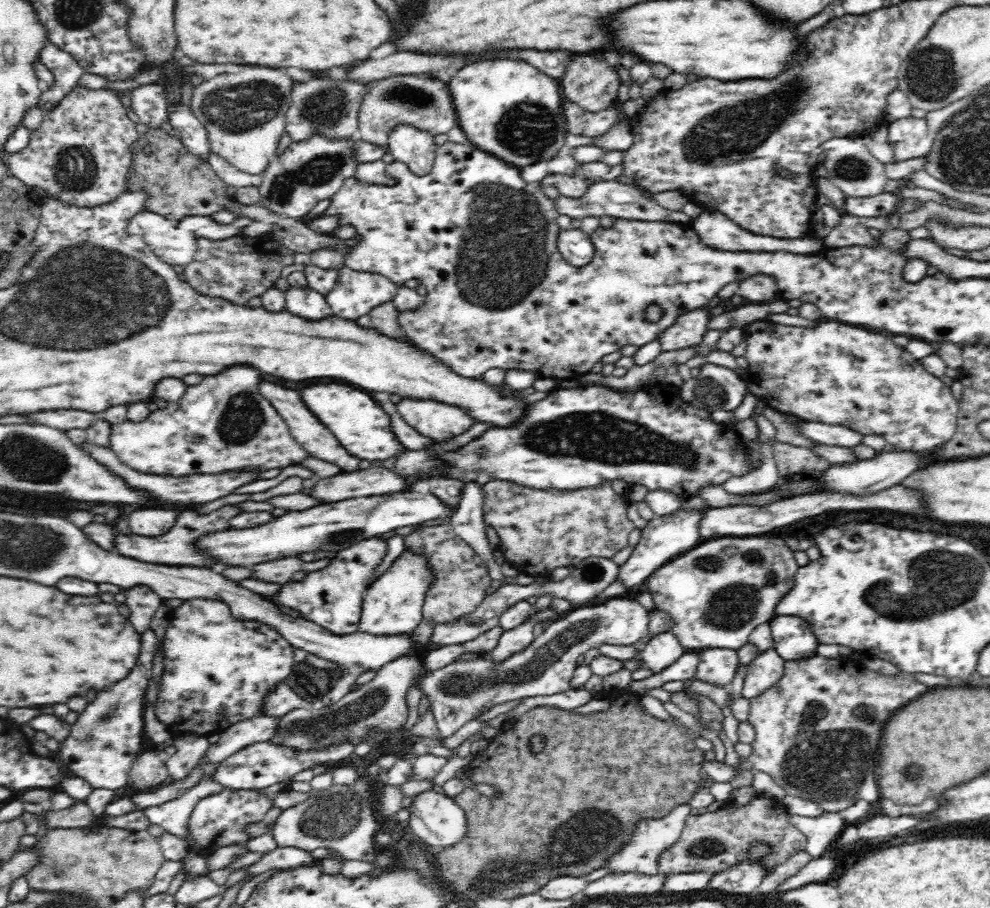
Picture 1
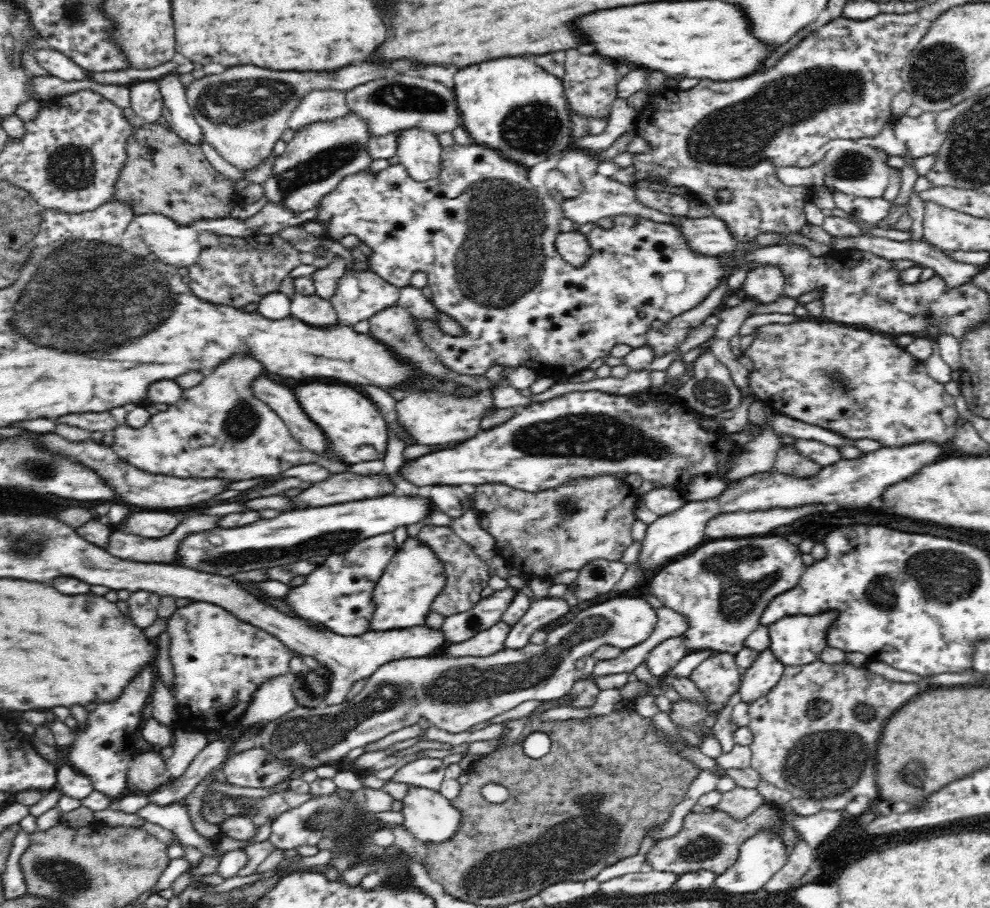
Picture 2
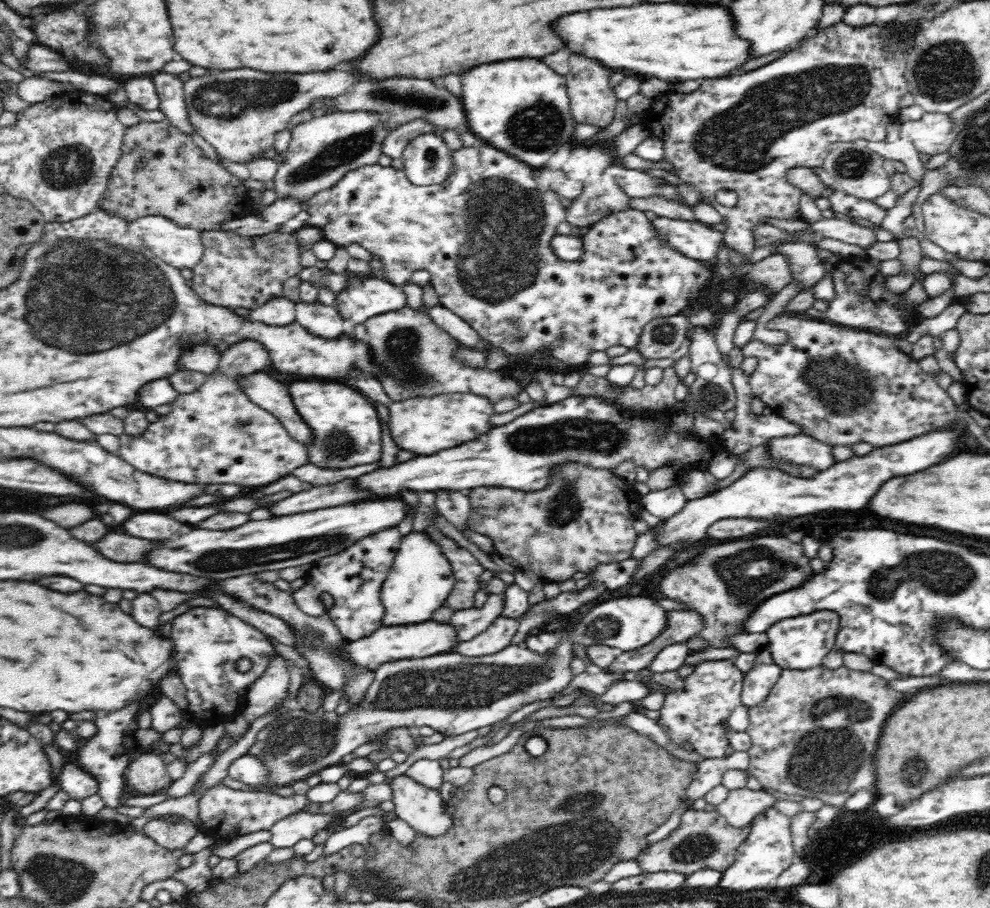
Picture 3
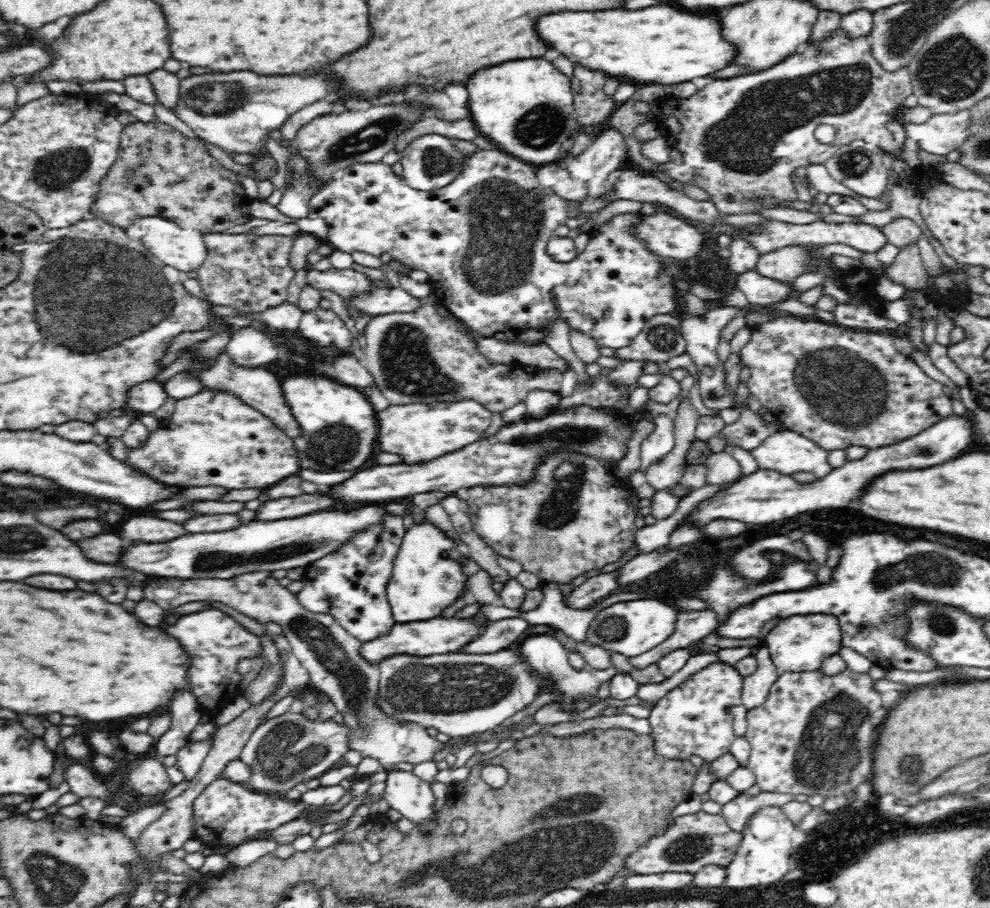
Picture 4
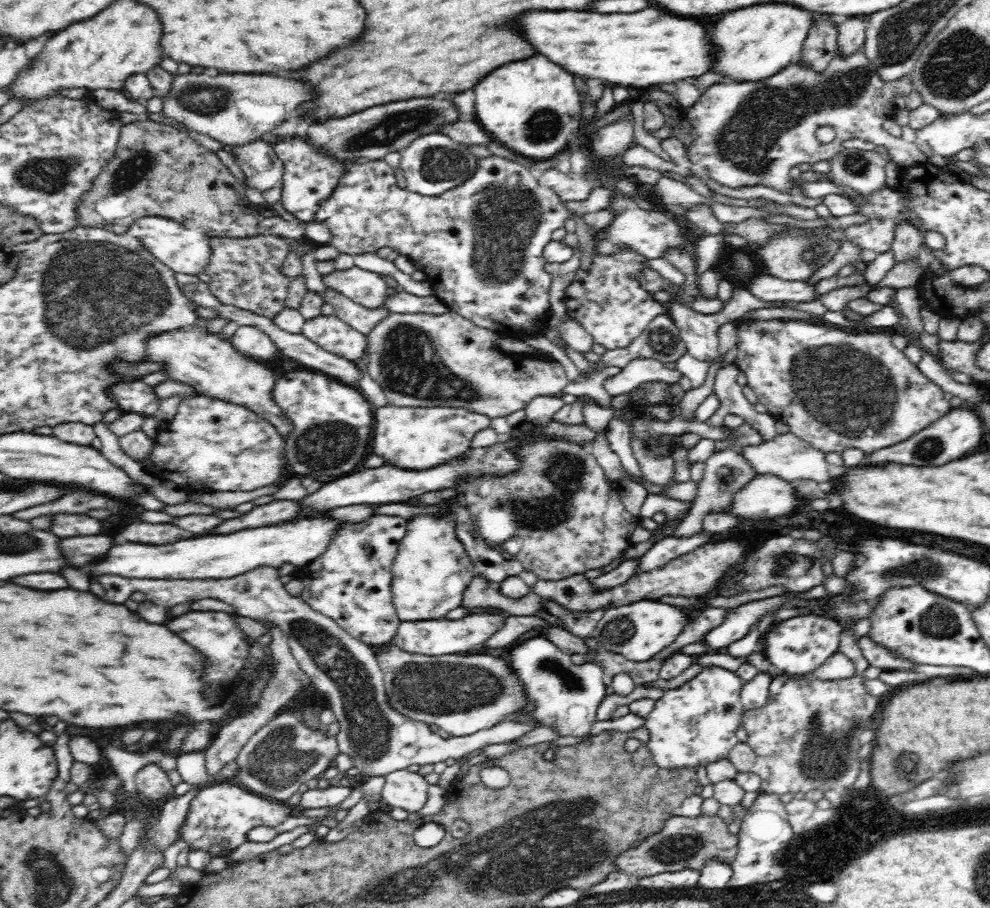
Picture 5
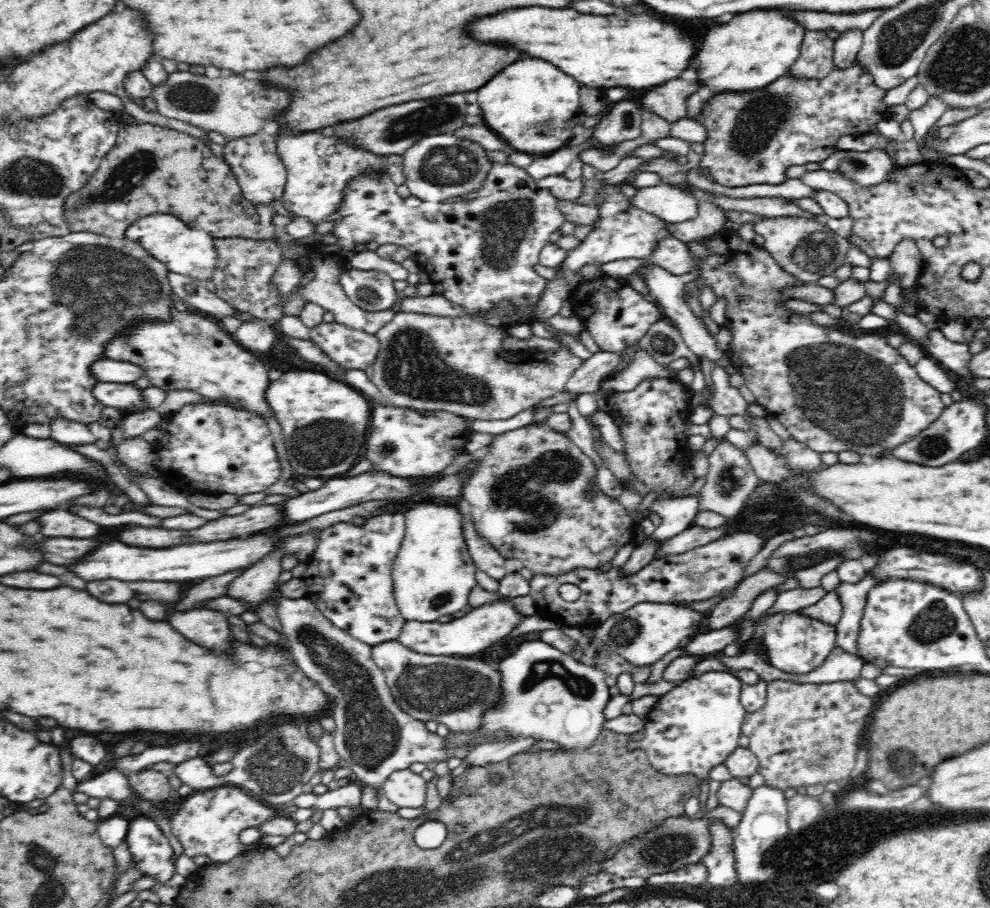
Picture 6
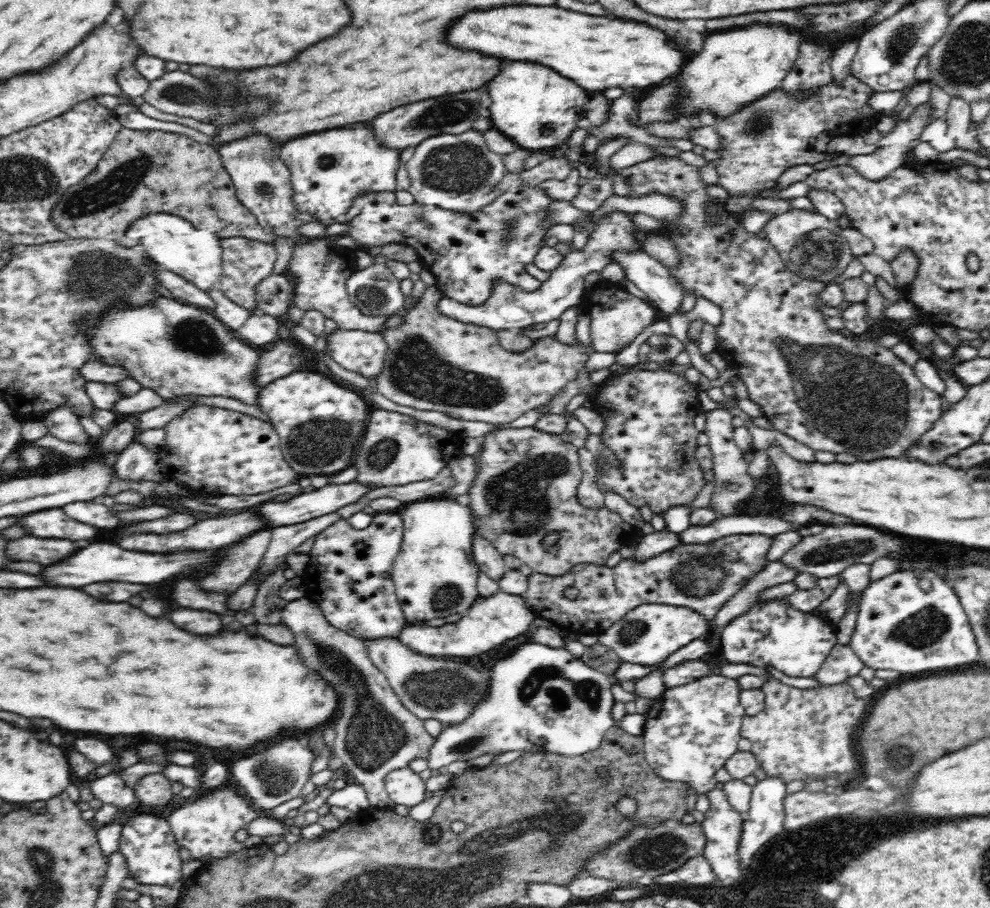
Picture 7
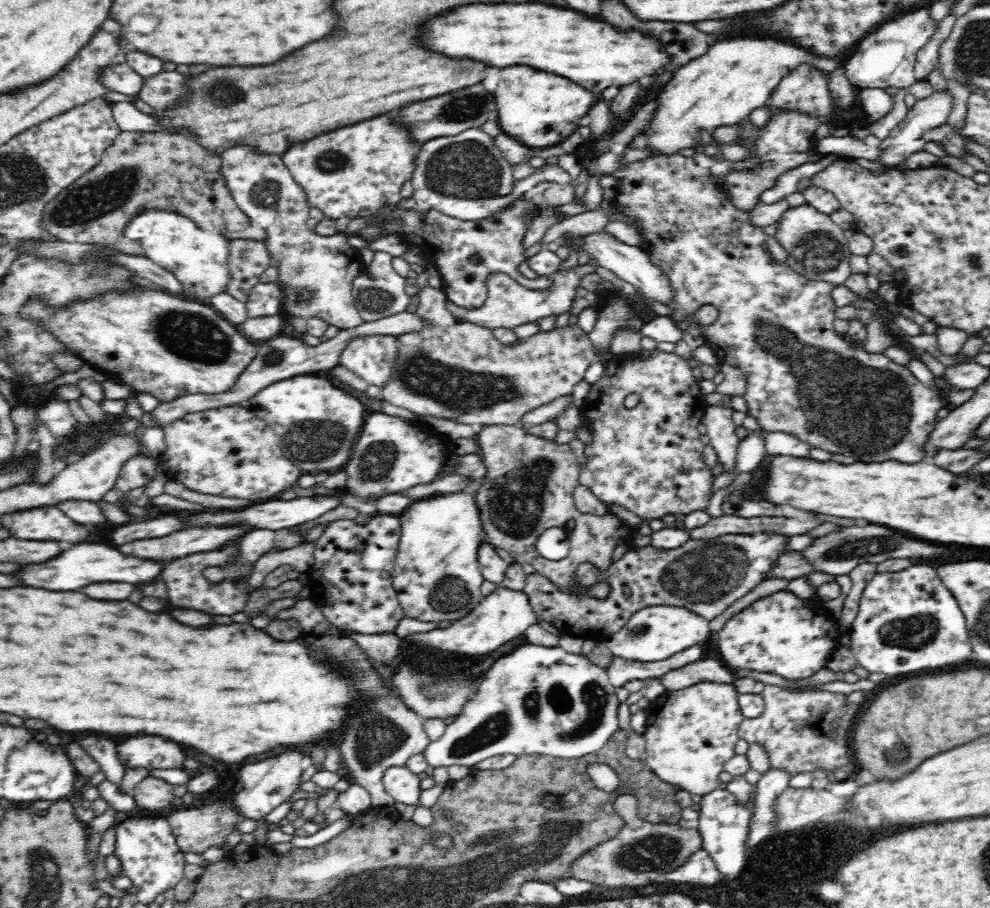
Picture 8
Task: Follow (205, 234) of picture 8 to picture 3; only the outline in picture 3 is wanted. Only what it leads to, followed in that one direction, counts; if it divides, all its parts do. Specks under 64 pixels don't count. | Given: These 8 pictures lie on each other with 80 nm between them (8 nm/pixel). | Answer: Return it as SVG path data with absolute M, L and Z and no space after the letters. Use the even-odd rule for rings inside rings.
M145 216L129 224L136 238L142 239L143 246L152 251L161 261L182 270L194 268L202 256L204 245L201 231L182 228L163 216Z

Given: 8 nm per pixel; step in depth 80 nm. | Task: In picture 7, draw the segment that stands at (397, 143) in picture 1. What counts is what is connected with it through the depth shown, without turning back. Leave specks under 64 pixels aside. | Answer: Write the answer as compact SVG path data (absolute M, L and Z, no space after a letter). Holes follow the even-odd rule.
M475 129L457 135L431 136L416 147L414 155L406 162L411 180L409 192L421 205L456 213L481 211L497 199L495 188L508 173L502 157L488 148L483 133Z

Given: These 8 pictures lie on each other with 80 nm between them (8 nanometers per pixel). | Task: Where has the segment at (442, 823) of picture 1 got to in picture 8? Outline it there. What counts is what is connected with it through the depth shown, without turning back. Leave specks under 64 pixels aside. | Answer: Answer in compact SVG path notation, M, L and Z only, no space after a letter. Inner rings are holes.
M404 766L388 768L383 775L383 788L396 802L405 805L417 804L420 797L420 778Z

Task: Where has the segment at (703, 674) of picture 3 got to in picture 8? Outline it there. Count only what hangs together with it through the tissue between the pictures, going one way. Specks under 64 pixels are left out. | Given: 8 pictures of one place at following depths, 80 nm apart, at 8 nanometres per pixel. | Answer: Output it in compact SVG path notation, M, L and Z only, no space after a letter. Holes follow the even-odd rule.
M702 681L700 684L690 685L677 691L668 691L658 698L651 700L647 709L647 723L645 726L646 756L645 763L651 772L667 784L672 784L692 795L709 794L719 789L720 773L724 763L734 754L734 746L738 738L740 723L745 719L740 712L734 685L720 684L714 681Z

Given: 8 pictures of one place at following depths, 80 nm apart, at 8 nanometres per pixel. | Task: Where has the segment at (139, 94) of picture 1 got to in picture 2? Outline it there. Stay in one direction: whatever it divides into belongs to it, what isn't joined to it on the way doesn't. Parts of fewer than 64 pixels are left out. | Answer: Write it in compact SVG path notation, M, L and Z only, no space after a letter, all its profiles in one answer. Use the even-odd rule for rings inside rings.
M138 80L127 85L131 107L146 122L158 121L163 116L163 98L156 80Z

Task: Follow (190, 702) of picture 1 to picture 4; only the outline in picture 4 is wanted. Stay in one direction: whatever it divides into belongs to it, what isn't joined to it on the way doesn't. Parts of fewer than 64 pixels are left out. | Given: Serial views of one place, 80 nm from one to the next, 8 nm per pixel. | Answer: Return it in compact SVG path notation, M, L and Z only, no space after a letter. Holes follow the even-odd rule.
M202 610L202 612L194 612L194 614L186 614L182 618L178 618L178 622L174 626L166 628L168 634L172 634L174 638L180 640L180 644L184 646L184 650L190 654L190 684L192 684L192 694L198 700L198 708L202 715L215 718L219 712L239 696L239 686L242 676L238 672L238 663L245 658L252 658L262 654L262 645L260 645L260 637L254 635L244 628L238 621L234 620L229 614L221 610Z

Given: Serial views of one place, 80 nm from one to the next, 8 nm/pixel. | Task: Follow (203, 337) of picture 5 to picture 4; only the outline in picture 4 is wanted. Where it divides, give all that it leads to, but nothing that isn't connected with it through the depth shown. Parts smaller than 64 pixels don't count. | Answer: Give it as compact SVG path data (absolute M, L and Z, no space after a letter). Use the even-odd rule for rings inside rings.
M187 346L182 352L180 356L191 356L192 362L192 366L186 368L183 372L196 377L200 381L202 389L230 393L234 397L238 397L240 401L258 410L264 416L270 417L274 425L289 437L294 438L300 434L300 426L295 420L294 415L292 415L290 407L286 405L286 399L282 396L280 382L278 382L278 378L272 372L268 372L268 370L260 367L246 368L245 366L232 363L232 359L230 359L230 355L226 353L226 350L223 350L214 361L200 359L196 355L196 349L193 346Z

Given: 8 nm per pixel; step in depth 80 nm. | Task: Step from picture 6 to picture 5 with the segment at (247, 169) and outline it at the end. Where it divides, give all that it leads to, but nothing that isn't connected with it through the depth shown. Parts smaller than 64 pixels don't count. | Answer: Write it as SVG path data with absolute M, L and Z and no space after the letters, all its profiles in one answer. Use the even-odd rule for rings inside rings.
M256 138L246 144L231 146L230 154L244 175L246 187L262 194L284 184L284 165L272 143Z

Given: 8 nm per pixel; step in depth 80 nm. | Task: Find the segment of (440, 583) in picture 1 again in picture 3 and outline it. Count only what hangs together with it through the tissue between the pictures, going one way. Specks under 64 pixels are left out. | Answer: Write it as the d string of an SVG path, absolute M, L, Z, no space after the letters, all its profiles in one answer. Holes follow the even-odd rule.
M433 524L425 531L441 544L456 579L455 587L443 606L450 606L456 611L469 609L474 604L474 594L478 592L478 578L485 570L484 566L468 550L458 547L456 542L442 535Z

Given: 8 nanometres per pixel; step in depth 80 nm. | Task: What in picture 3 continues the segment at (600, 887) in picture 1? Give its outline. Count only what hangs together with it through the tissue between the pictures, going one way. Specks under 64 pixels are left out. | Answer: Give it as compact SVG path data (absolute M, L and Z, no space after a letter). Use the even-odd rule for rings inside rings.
M679 872L642 873L622 878L614 883L613 890L618 892L642 892L648 890L676 890L685 886L687 874Z

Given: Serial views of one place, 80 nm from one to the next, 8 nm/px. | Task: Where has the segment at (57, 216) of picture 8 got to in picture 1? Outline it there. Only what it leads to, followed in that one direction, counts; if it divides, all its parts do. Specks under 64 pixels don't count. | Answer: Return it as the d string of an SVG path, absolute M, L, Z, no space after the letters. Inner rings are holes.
M165 126L148 127L144 134L138 134L138 140L132 144L132 164L130 164L126 191L144 191L146 202L144 210L169 217L170 220L181 221L186 216L212 216L225 210L233 198L226 191L228 185L216 175L208 159L204 160L192 154L184 143L170 132Z

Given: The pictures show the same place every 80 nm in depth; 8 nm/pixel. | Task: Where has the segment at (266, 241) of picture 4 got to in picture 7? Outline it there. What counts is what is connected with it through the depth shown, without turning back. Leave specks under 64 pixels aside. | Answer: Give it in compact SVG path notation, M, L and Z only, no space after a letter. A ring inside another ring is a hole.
M224 236L221 240L223 273L218 282L218 289L225 294L228 299L238 306L247 309L250 314L254 314L255 303L258 301L256 294L263 280L270 276L274 261L276 260L276 250L273 242L252 239L246 236Z

